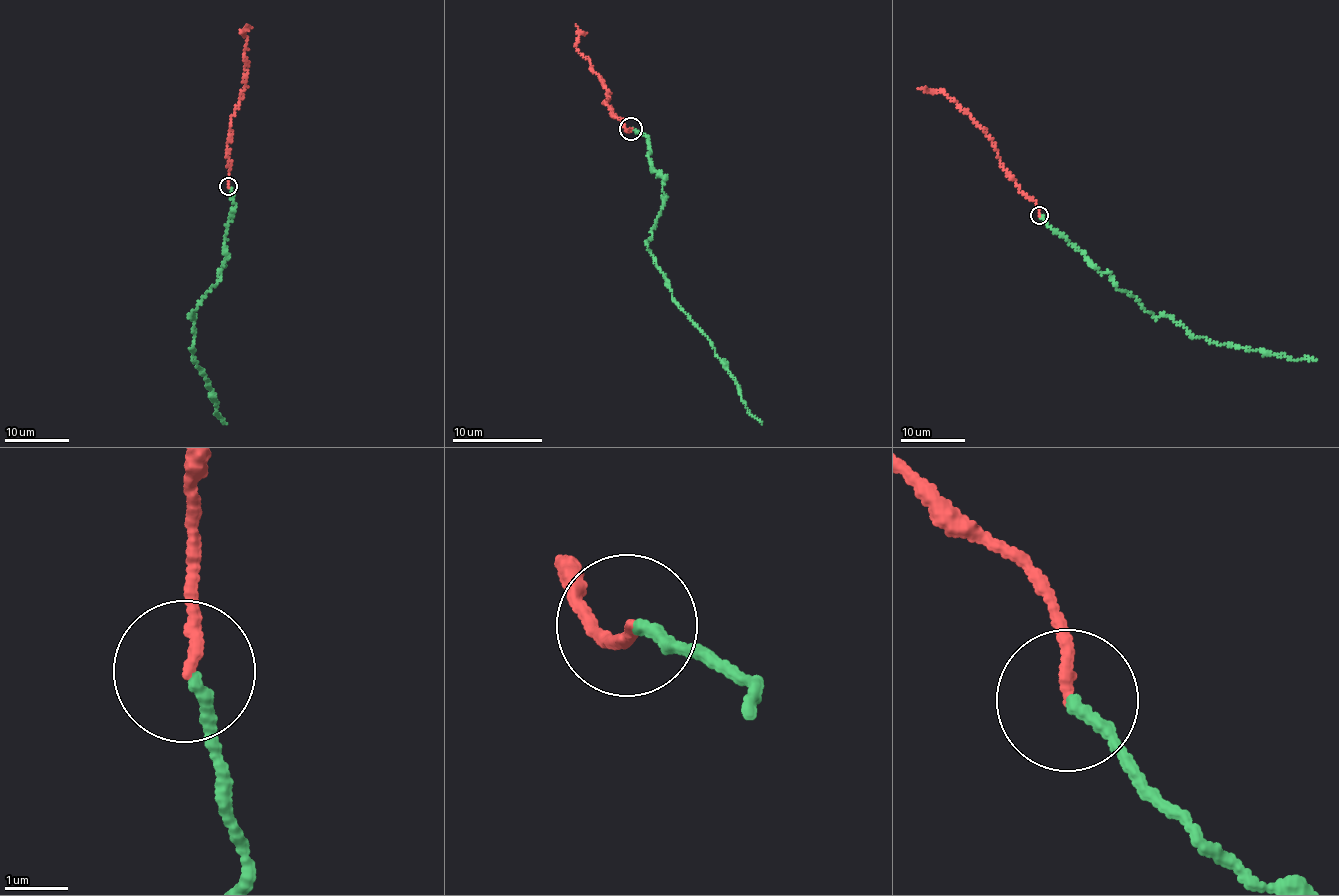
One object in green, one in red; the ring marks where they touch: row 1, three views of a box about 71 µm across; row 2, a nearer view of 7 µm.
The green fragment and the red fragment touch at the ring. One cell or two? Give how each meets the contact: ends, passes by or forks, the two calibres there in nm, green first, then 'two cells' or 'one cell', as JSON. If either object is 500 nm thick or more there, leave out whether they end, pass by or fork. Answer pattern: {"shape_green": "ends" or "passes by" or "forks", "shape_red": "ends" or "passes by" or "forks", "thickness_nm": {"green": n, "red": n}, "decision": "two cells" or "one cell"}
{"shape_green": "ends", "shape_red": "ends", "thickness_nm": {"green": 180, "red": 180}, "decision": "one cell"}

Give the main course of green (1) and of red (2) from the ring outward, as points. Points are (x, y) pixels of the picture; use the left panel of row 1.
1: (229, 187), (234, 206), (226, 227), (220, 279), (190, 315), (195, 365), (215, 413), (225, 423)
2: (228, 186), (230, 121), (240, 101), (247, 69), (244, 57), (248, 40), (242, 31), (246, 24)

